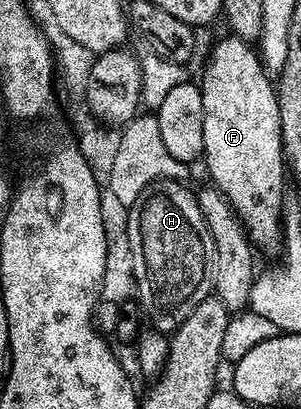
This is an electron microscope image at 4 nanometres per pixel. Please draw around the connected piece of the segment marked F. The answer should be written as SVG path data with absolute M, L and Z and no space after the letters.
M226 35L211 49L201 80L201 99L204 100L203 157L207 161L210 184L229 199L233 211L239 217L252 246L278 250L283 243L283 173L285 158L282 147L281 119L279 118L279 94L267 76L256 46L240 37Z

